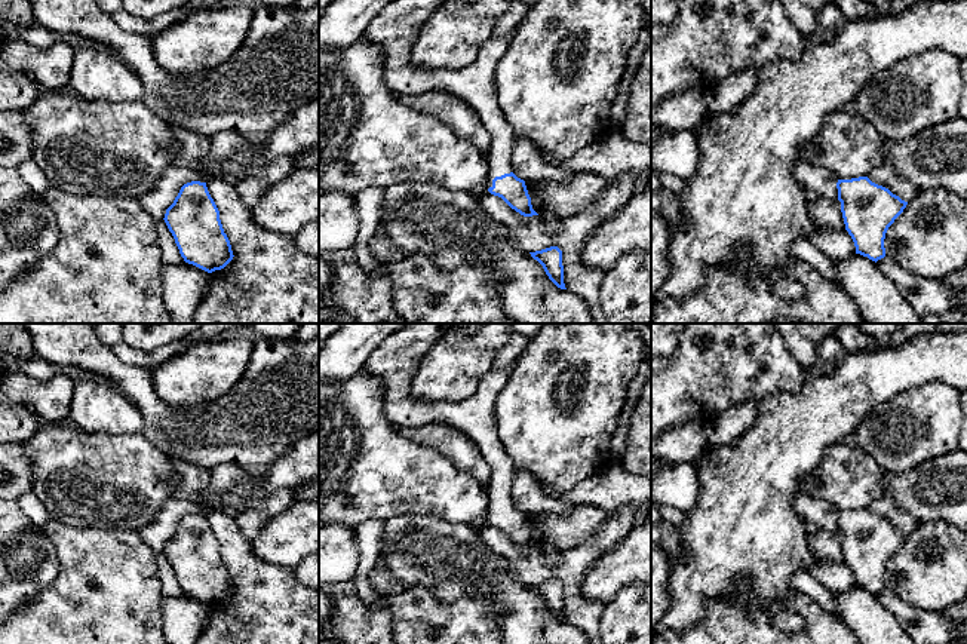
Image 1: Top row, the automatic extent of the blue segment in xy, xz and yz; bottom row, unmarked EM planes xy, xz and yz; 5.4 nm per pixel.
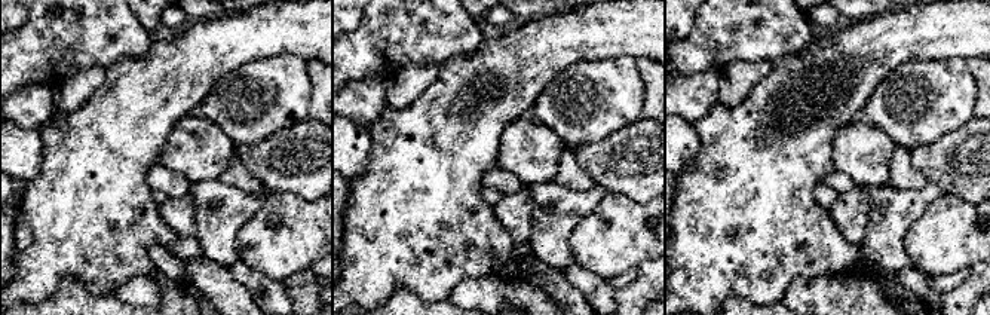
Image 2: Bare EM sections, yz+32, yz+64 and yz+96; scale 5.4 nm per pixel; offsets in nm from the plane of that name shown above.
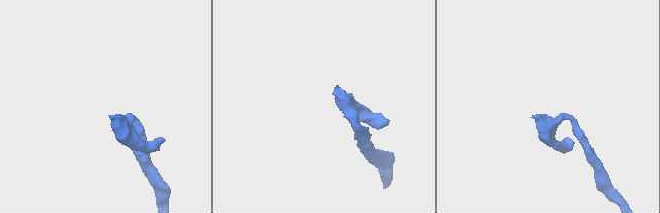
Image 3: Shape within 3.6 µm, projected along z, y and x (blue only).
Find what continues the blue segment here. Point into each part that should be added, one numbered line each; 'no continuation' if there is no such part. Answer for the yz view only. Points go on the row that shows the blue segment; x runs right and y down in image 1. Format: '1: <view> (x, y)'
1: yz (838, 245)

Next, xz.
1: xz (395, 28)

